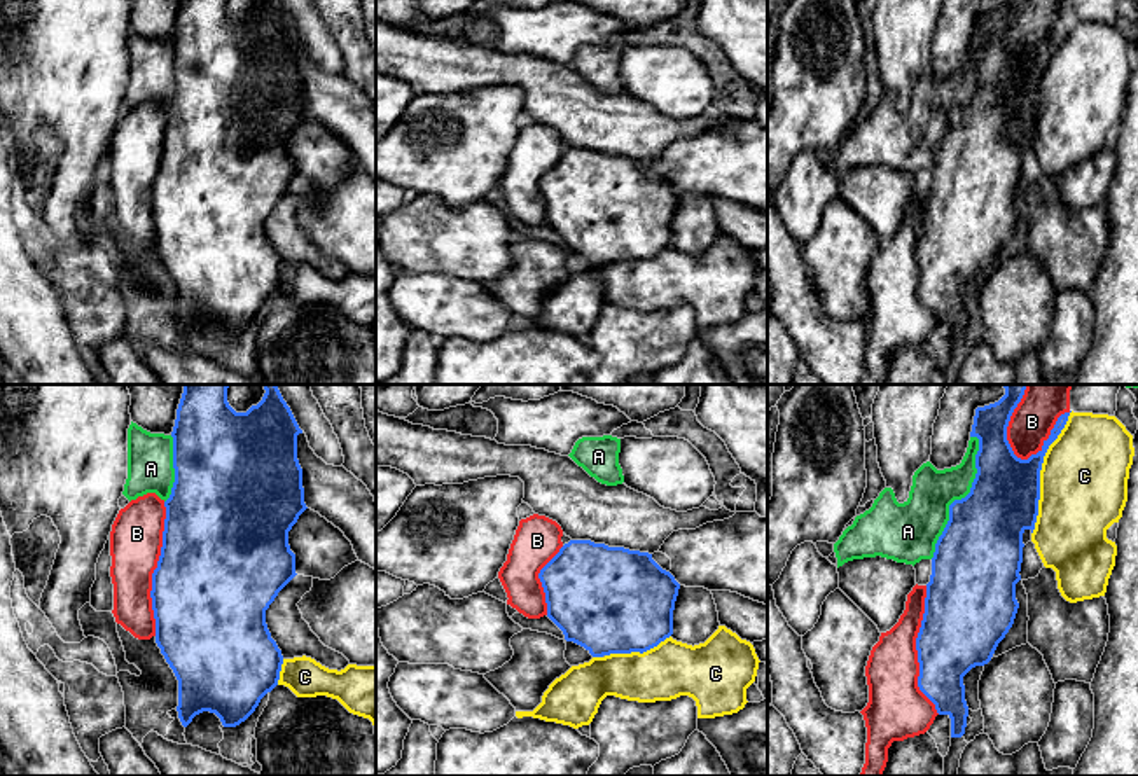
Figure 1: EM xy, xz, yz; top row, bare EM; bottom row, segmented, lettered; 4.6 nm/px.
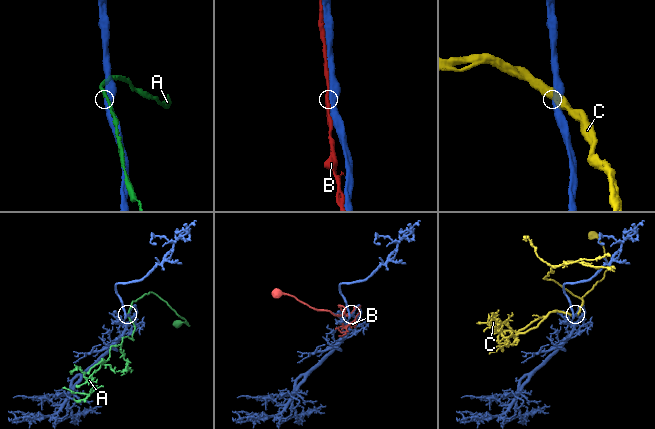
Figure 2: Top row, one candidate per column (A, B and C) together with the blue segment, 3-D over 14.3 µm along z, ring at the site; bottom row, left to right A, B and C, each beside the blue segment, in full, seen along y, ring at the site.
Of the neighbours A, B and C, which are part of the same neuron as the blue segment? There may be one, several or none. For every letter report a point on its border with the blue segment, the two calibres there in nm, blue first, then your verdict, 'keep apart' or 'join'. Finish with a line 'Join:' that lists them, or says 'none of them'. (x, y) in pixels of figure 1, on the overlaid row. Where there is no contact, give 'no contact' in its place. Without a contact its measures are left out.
A: meets blue in yz at (962, 498); 380 nm thick on the blue side, 240 nm on the other; keep apart
B: meets blue in yz at (1046, 441); 240 nm thick on the blue side, 200 nm on the other; join
C: meets blue in yz at (1039, 472); 320 nm thick on the blue side, 400 nm on the other; keep apart
Join: B

